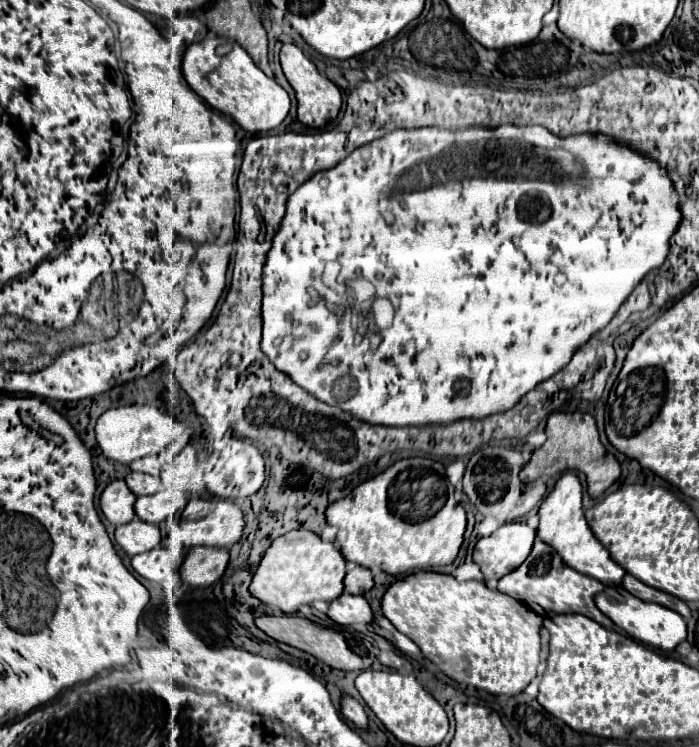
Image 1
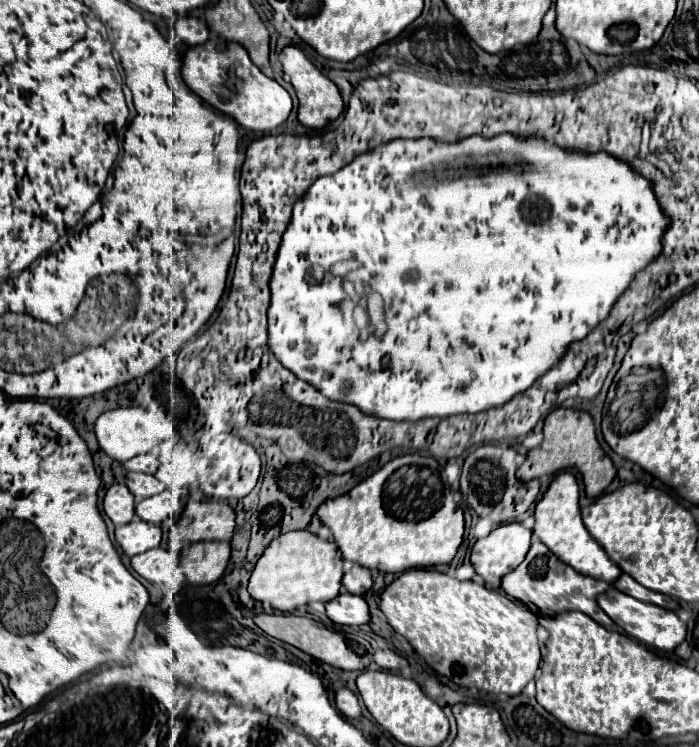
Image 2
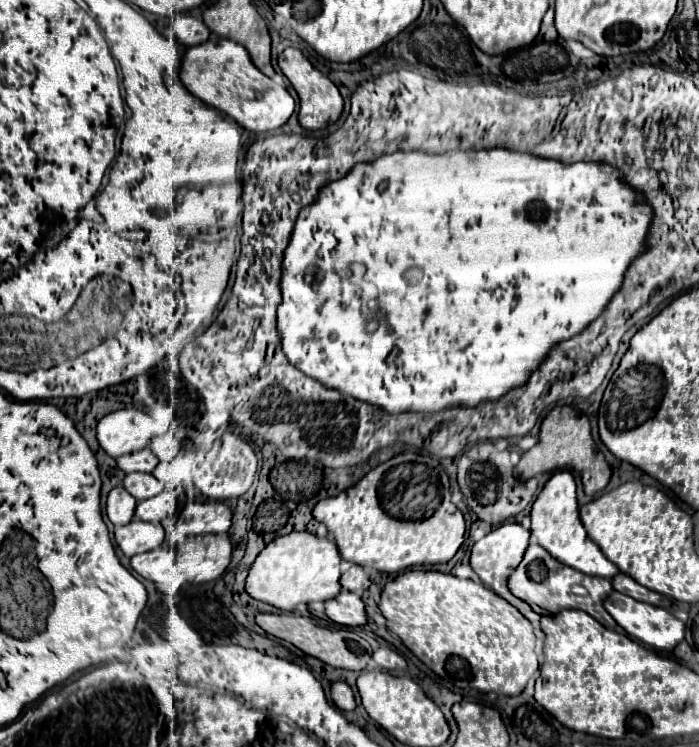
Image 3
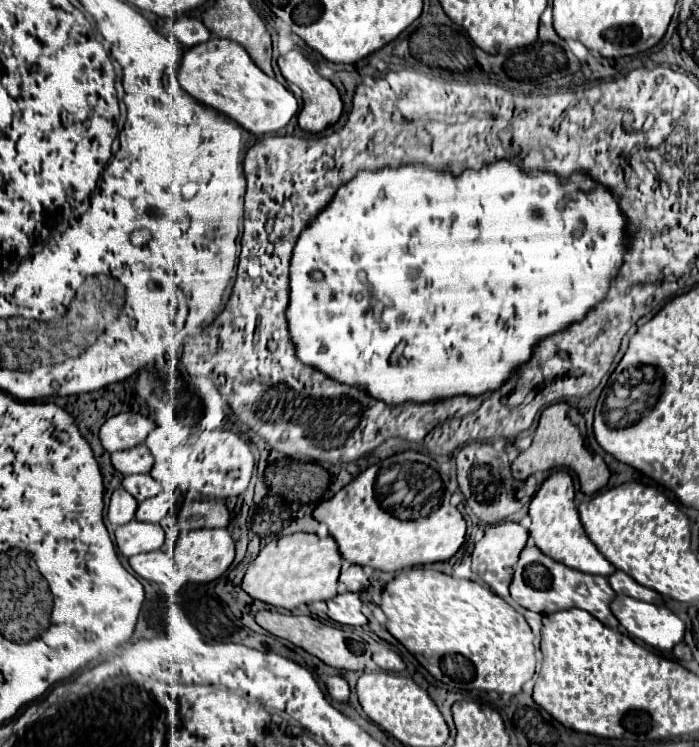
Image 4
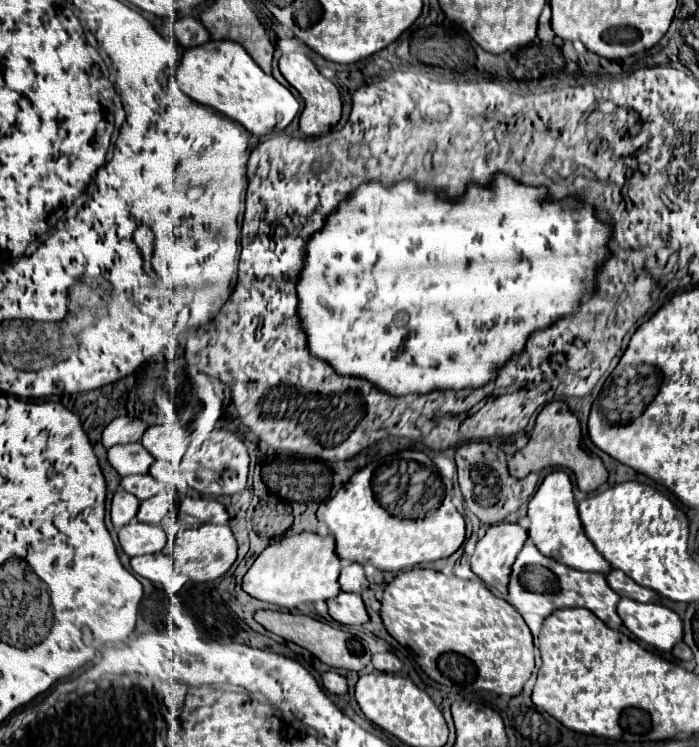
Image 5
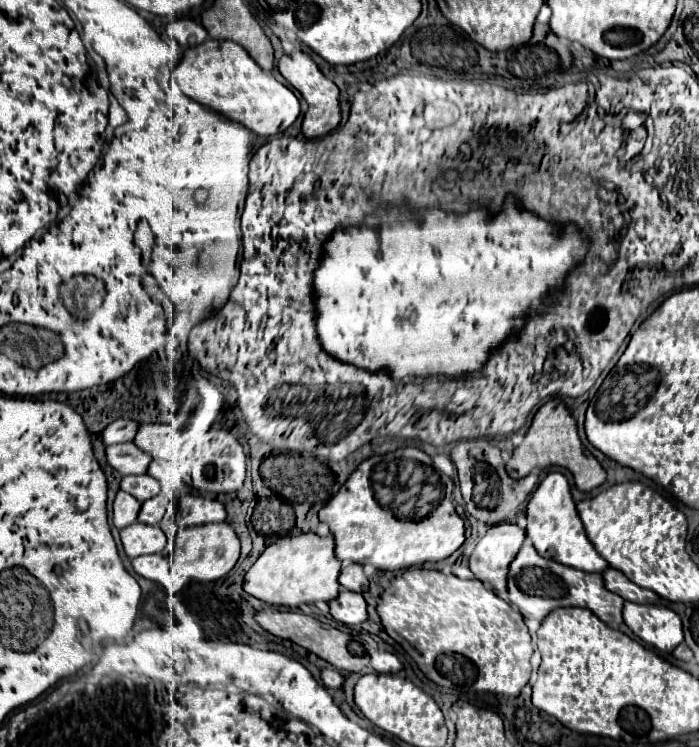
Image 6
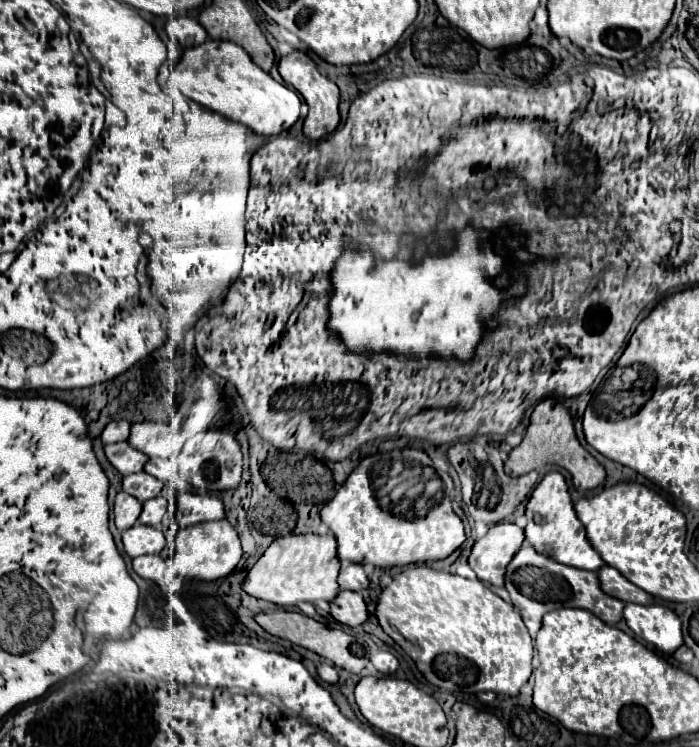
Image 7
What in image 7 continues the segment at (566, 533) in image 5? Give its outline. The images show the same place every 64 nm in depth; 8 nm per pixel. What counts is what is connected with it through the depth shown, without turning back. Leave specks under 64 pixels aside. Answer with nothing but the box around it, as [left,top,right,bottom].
[524,472,604,570]

